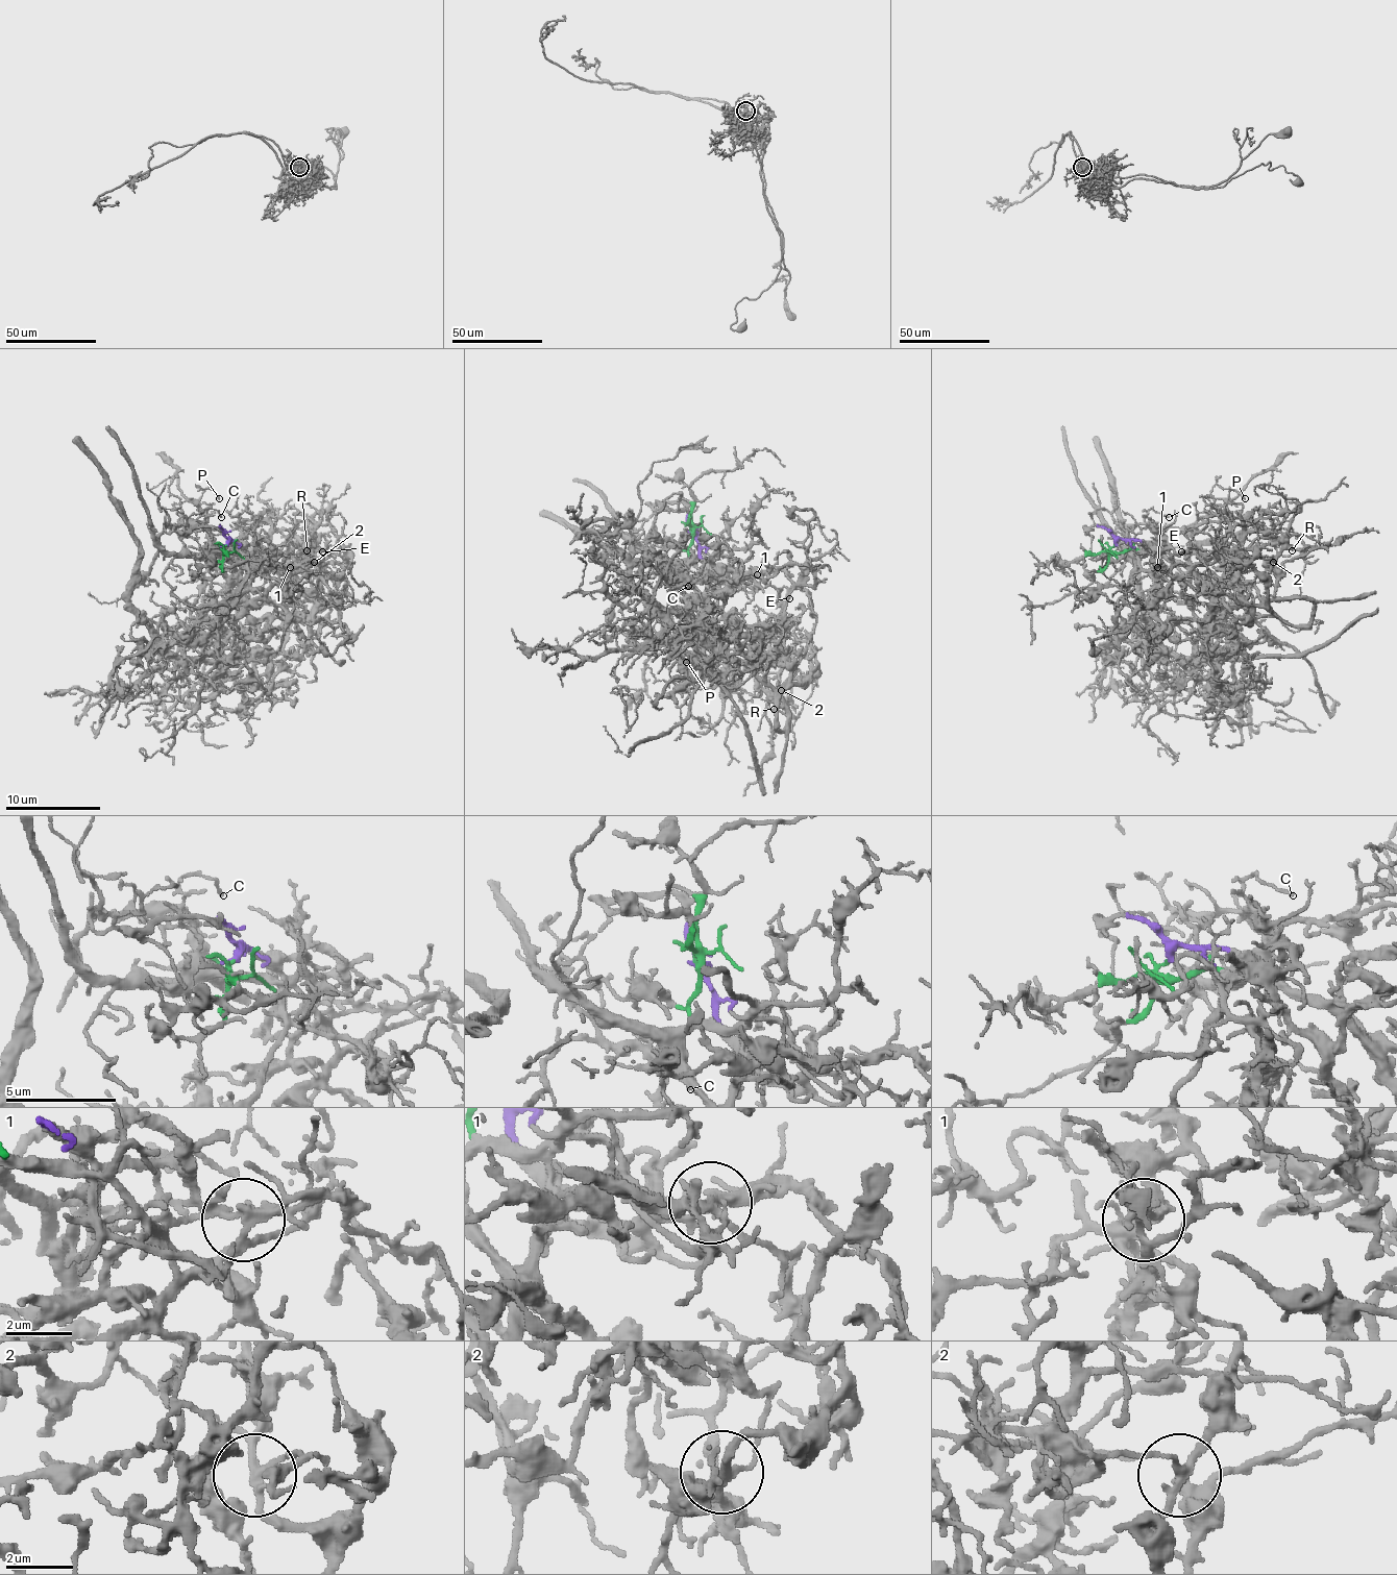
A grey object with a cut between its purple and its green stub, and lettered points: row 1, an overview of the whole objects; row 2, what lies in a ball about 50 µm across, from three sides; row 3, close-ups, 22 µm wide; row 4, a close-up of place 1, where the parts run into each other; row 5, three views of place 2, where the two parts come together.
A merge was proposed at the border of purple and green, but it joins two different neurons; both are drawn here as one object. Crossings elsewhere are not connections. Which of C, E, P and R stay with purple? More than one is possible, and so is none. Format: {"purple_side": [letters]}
{"purple_side": ["E"]}

